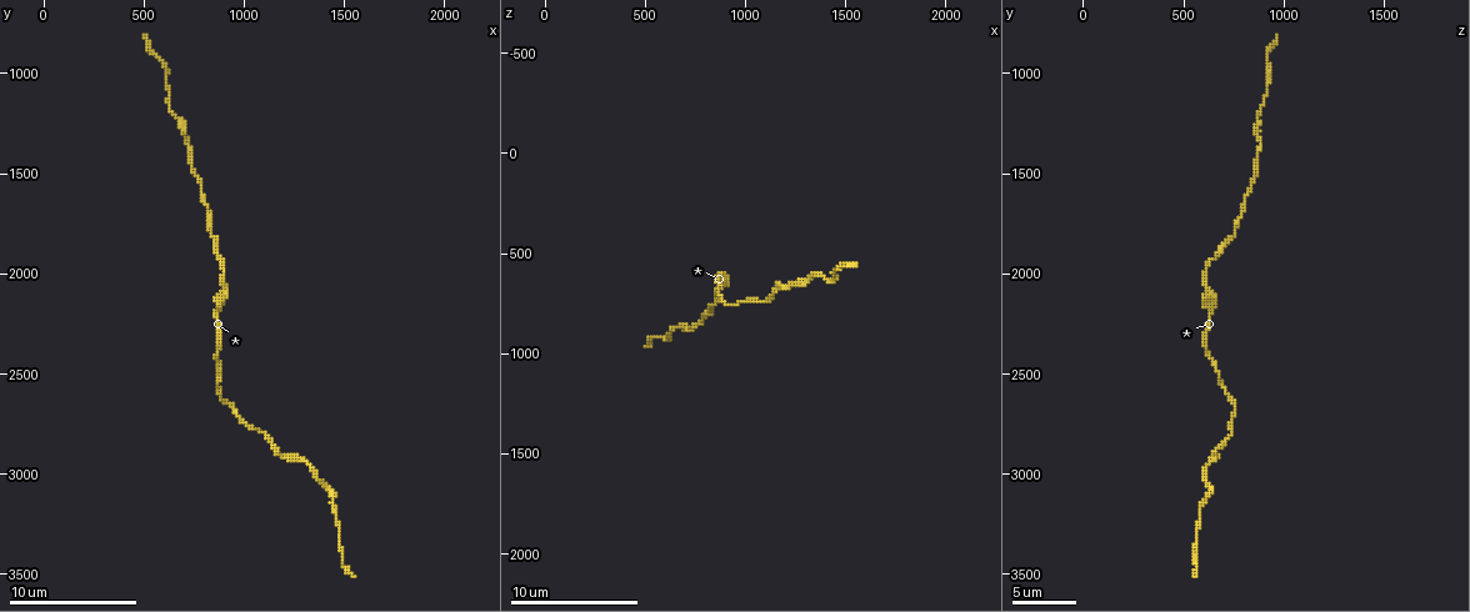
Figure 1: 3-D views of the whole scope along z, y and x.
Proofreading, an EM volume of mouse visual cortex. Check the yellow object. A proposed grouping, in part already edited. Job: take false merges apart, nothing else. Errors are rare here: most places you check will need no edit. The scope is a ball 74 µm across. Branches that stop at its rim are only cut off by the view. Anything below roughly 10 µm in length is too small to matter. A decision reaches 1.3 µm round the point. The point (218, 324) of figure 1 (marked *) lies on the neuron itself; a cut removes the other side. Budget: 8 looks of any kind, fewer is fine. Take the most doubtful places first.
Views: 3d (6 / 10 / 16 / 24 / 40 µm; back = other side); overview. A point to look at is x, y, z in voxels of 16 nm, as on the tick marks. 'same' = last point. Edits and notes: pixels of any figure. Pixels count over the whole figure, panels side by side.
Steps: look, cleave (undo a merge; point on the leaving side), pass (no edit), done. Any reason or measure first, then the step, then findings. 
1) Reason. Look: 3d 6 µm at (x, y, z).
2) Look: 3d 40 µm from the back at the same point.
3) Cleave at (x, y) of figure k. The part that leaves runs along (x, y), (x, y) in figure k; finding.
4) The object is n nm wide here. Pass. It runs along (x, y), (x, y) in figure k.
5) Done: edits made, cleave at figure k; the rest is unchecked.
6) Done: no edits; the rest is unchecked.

Sudden change in width. Look: 3d 10 µm at (1160, 2880, 680).

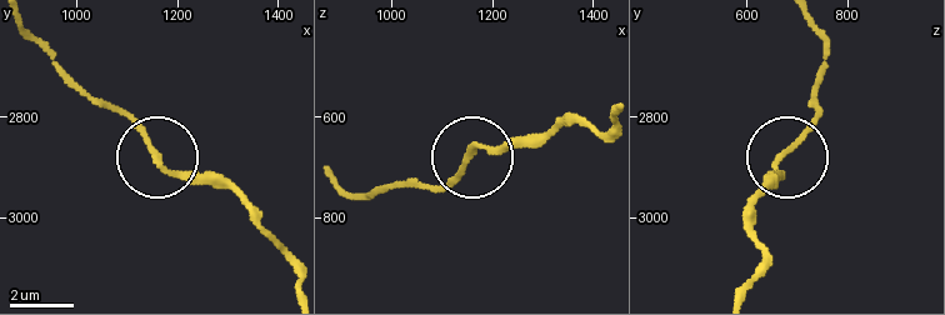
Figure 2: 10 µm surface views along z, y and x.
Pass. It runs along (341, 188), (358, 196), (430, 188), (478, 150), (540, 148) in figure 2; continuous, no second neuron.

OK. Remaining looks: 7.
Thin neck. Look: 3d 16 µm at (830, 1790, 750).

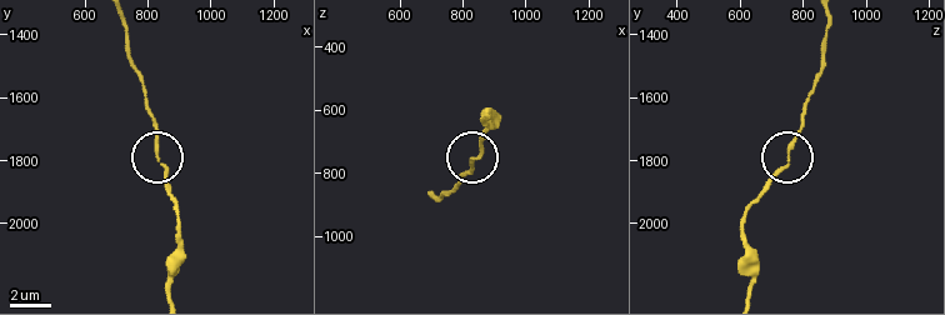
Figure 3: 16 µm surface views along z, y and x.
Pass. It runs along (749, 291), (744, 215), (788, 160), (803, 111) in figure 3; one neuron here.

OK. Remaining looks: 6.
Thick turns thin. Look: 3d 6 µm at (780, 1530, 840).

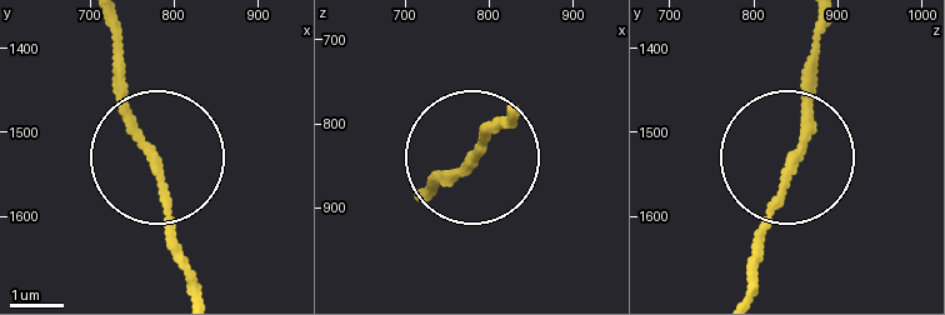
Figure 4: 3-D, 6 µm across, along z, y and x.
Pass. It runs along (190, 290), (114, 39) in figure 4; all the same neuron.

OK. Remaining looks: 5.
A narrow waist. Look: 3d 10 µm at (870, 2520, 680).

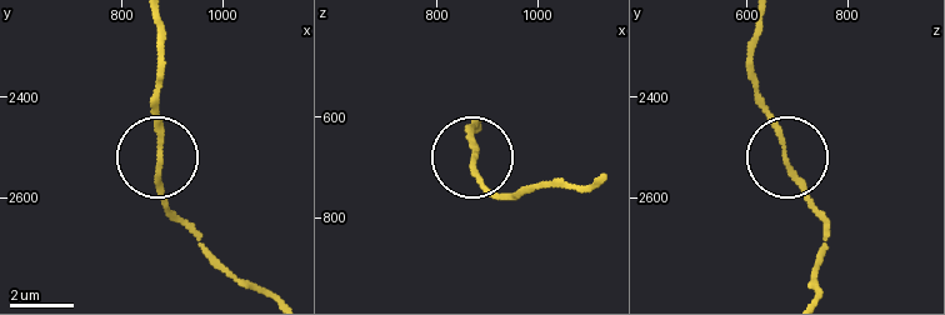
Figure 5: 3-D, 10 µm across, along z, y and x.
The object is 170 nm wide here. Pass. All the same neuron.

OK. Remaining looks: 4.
Done: no edits; the rest is unchecked.

